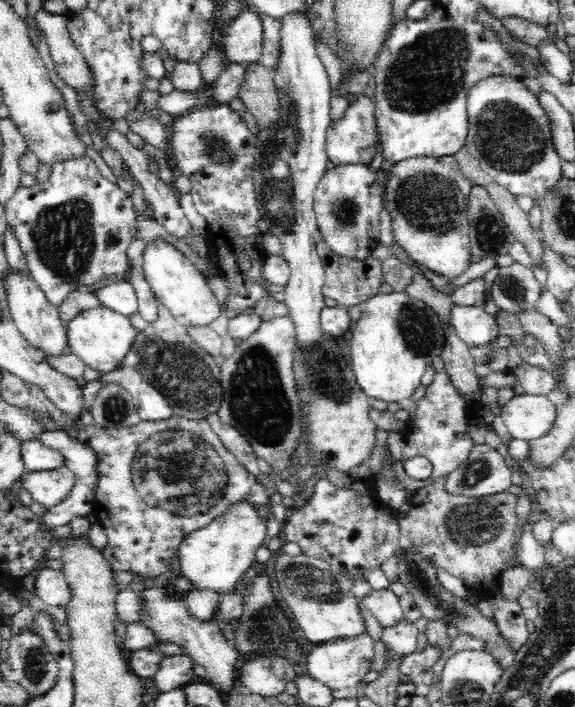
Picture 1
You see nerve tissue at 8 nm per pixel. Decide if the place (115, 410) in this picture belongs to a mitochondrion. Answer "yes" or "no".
yes

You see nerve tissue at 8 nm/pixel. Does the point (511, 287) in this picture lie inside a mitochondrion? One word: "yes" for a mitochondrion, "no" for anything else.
yes

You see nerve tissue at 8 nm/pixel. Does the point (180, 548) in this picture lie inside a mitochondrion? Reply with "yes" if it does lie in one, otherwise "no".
no

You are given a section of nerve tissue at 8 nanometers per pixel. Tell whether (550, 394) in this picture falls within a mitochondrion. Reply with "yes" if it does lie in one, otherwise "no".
no

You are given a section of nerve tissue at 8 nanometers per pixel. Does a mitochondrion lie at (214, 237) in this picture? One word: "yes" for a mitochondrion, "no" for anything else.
no

